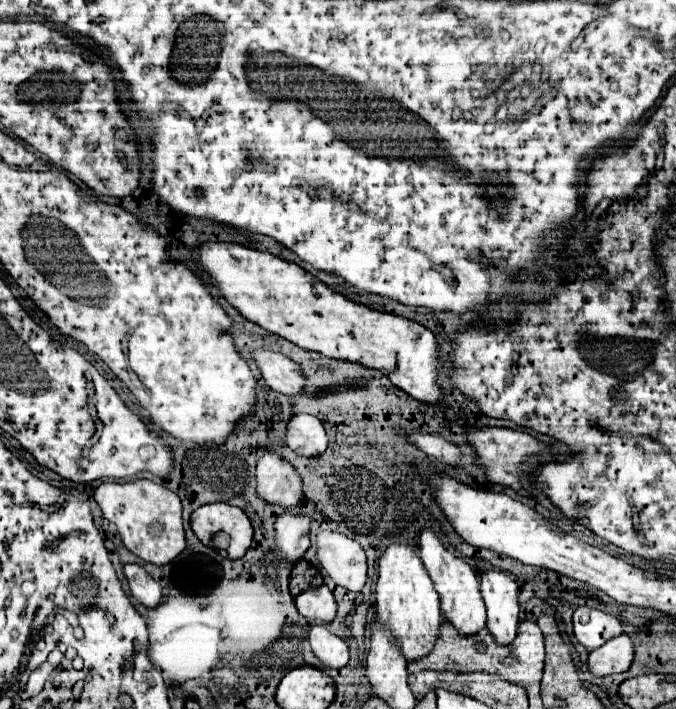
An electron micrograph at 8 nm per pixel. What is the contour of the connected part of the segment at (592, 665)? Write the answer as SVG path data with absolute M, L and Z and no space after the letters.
M619 634L589 654L589 670L595 676L609 676L629 670L635 656L635 644L629 634Z

